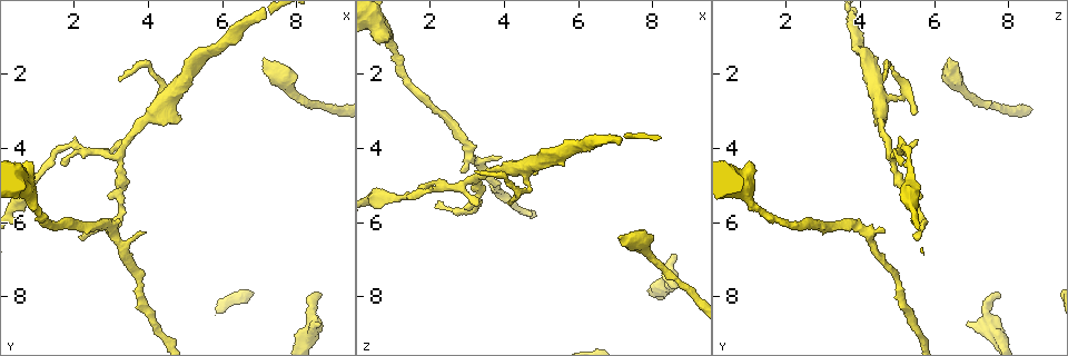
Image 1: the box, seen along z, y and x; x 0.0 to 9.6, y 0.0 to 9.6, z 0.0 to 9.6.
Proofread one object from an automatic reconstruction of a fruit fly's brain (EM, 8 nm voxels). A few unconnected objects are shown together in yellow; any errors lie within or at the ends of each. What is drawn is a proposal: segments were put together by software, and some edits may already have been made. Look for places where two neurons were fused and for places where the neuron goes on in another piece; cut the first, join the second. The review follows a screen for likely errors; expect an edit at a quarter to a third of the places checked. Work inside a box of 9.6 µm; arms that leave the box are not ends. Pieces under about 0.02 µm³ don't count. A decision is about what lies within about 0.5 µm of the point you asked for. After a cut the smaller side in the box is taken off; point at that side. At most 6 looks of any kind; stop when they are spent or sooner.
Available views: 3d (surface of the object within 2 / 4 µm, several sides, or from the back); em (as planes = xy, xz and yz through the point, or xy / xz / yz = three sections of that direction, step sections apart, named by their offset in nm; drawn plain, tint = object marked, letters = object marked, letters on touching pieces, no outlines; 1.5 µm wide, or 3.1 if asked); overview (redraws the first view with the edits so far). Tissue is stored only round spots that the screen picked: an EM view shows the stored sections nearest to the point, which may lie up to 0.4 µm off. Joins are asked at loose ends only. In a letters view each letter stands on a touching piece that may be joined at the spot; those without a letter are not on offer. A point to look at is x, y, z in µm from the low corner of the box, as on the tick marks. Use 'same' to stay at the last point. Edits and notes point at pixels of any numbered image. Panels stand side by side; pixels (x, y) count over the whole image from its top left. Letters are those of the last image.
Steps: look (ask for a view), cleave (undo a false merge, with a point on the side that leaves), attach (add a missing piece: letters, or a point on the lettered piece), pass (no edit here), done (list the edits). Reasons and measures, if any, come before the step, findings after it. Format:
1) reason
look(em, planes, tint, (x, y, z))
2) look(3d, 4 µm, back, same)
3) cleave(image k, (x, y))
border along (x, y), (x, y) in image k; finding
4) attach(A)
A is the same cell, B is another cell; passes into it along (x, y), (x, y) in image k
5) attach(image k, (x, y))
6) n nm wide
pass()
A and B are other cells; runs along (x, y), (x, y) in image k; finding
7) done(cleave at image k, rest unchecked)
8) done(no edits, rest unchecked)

free end
look(em, yz, step 4, letters, (8.60, 8.70, 6.90))

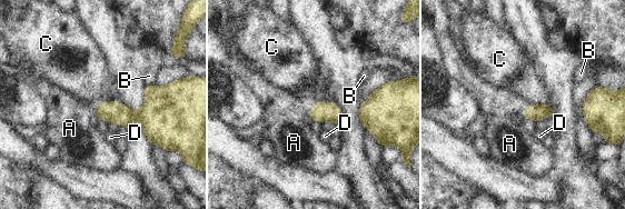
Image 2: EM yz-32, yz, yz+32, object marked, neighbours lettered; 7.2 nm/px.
look(em, planes, letters, same)

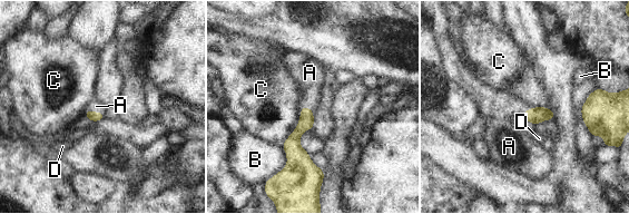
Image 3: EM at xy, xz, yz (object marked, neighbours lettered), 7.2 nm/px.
C touches over 320 nm
attach(A)
A is the same cell, B, C and D are other cells; passes into it along (92, 116), (95, 112), (96, 106) in image 3; the neuron continues

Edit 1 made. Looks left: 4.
look(overview)

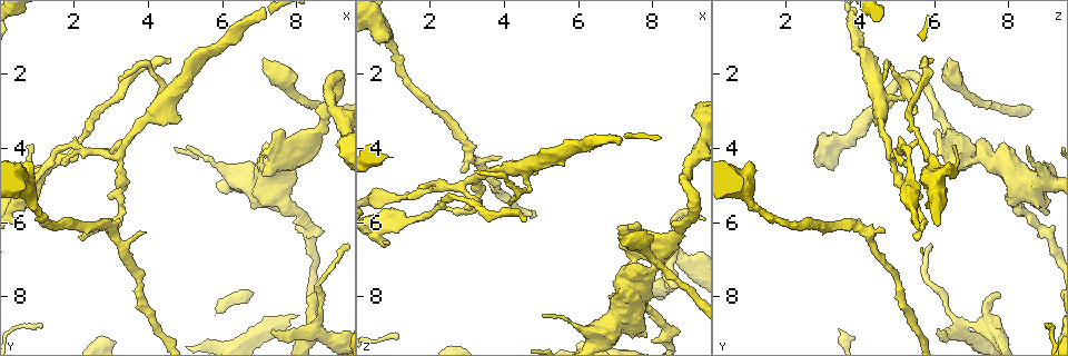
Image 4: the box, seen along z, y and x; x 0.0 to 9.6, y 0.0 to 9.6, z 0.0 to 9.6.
tapers out
look(em, xz, step 4, tint, (1.65, 4.45, 5.15))

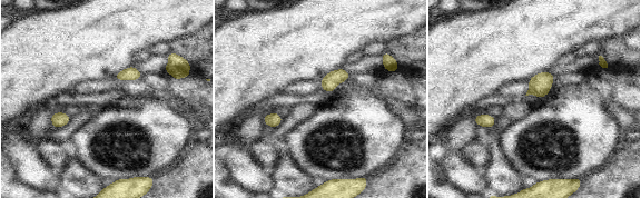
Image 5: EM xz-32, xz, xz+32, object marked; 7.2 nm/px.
look(em, planes, tint, same)

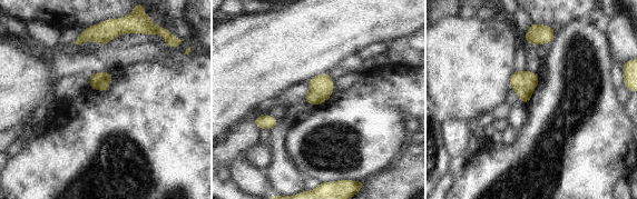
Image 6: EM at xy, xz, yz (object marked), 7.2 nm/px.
look(em, planes, letters, same)

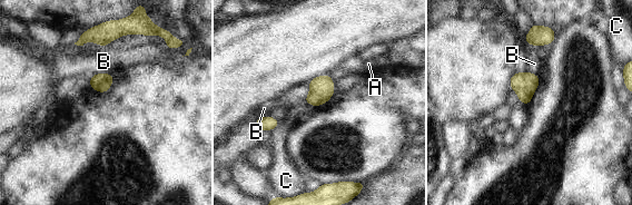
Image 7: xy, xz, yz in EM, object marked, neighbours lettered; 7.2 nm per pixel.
140 nm wide
pass()
A, B and C are other cells; border along (111, 72), (97, 72), (94, 75) in image 7; none of them fits

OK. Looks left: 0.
done(attach at image 3, rest unchecked)

